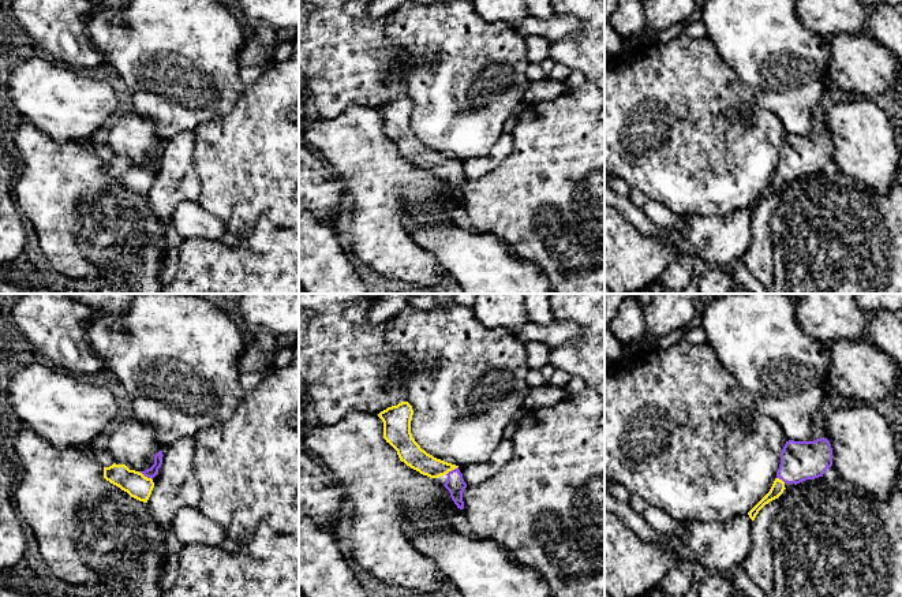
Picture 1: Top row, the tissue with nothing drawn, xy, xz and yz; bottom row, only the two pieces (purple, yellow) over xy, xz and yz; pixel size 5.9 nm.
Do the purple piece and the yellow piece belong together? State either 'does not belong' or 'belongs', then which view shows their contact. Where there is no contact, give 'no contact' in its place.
belongs | xy

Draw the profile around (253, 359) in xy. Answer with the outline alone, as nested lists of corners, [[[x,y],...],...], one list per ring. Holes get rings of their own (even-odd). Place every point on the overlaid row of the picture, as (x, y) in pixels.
[[[282,335],[277,339],[272,351],[265,352],[252,340],[248,340],[247,347],[237,361],[240,373],[266,372],[273,363],[276,354],[282,347],[292,348],[299,342],[299,336]]]

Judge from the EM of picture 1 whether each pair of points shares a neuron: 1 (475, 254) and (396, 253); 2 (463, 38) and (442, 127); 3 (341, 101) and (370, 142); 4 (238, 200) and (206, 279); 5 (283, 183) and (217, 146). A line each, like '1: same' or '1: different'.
1: different
2: same
3: different
4: different
5: same

